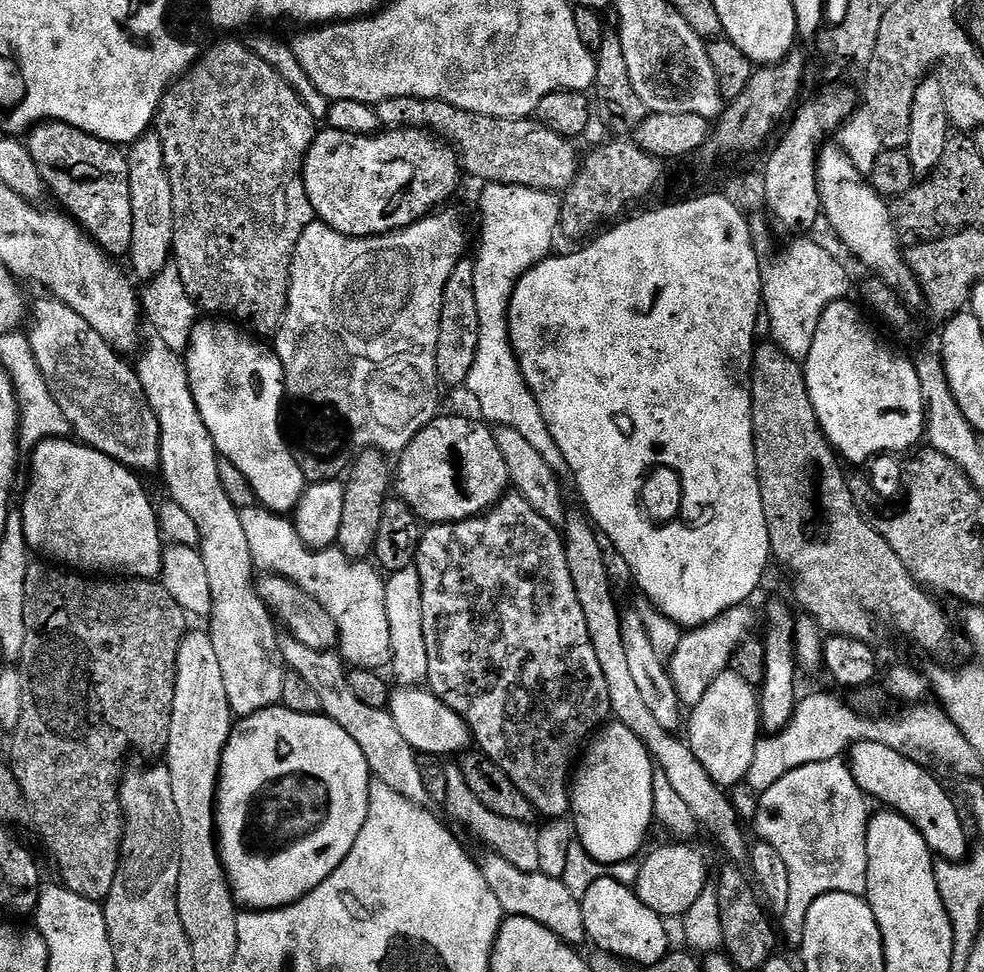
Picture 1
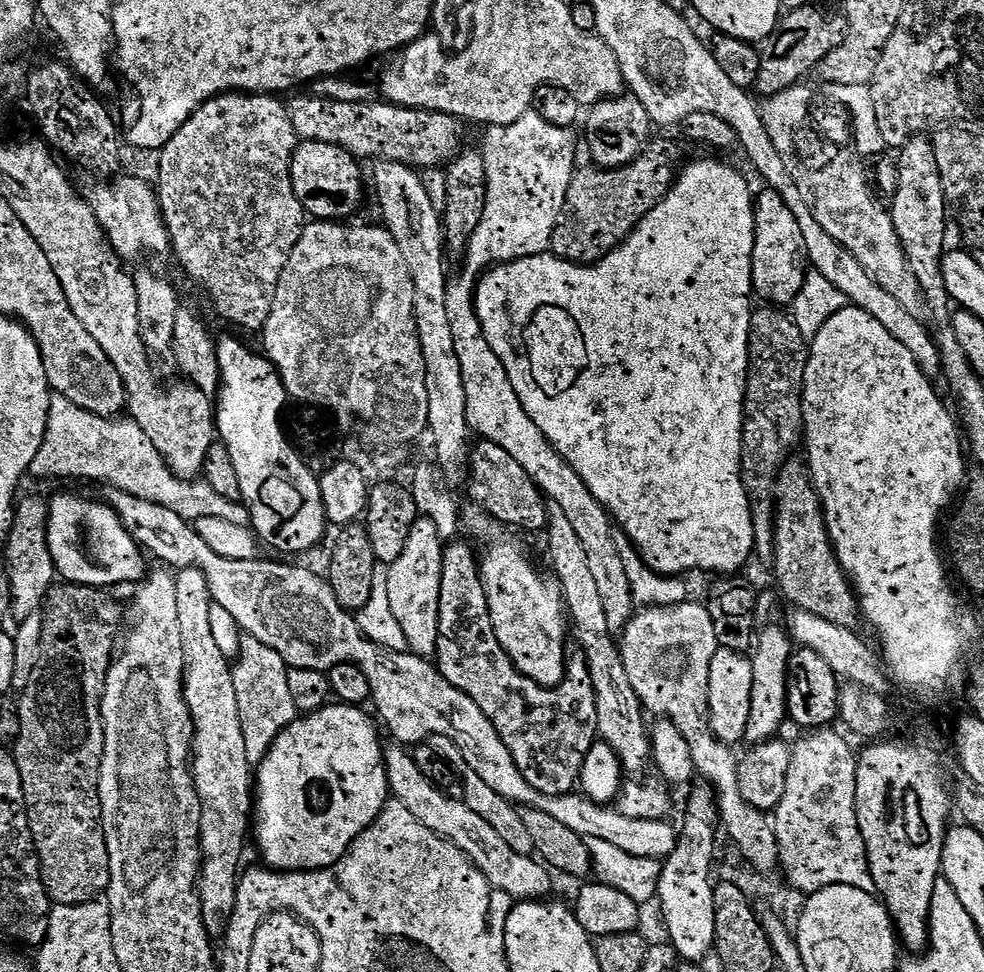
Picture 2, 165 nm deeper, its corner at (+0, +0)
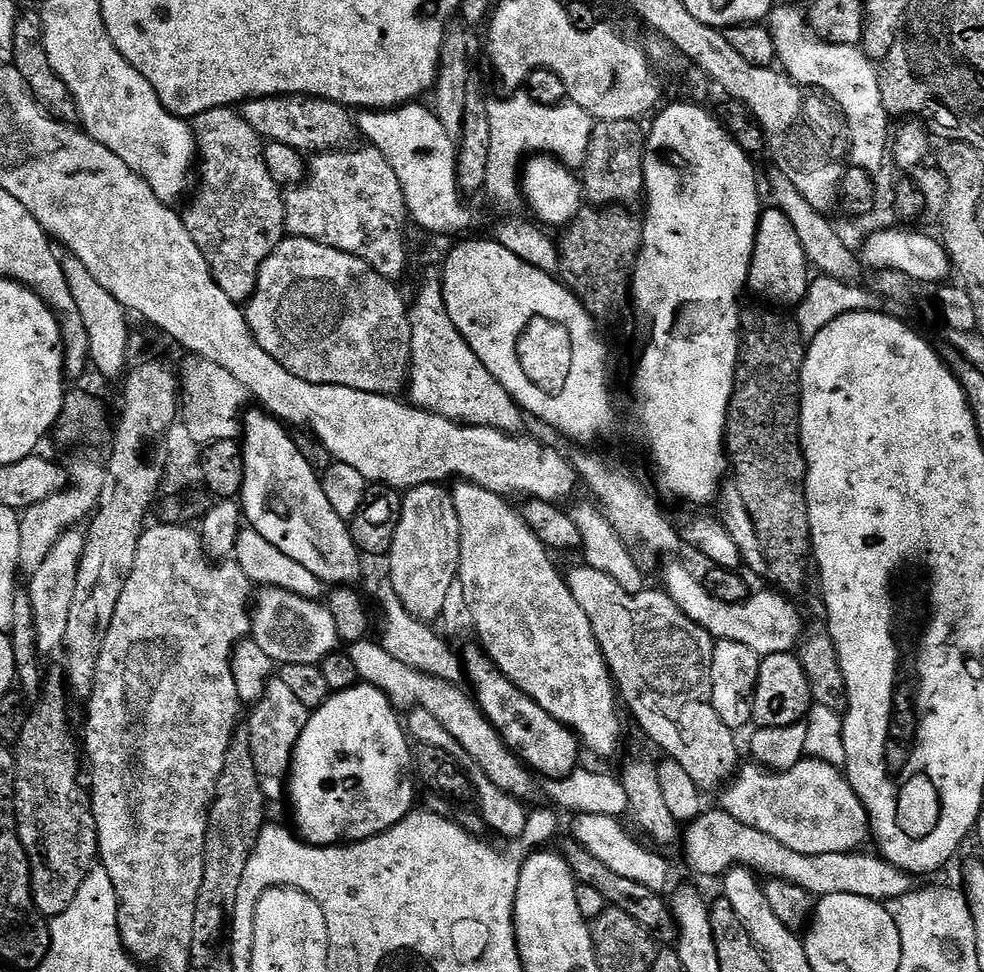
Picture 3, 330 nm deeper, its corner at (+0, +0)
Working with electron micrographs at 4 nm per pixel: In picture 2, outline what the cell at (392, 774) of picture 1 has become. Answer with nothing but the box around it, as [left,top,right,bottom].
[384,742,554,902]

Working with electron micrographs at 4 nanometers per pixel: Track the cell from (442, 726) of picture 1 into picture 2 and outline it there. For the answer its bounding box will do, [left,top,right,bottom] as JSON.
[107,488,677,860]

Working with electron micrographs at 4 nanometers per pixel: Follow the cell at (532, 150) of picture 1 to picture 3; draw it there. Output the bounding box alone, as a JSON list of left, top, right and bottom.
[242,94,357,154]

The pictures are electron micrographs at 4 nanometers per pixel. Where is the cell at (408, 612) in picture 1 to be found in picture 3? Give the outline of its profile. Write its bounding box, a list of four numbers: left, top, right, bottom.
[388,484,461,622]

